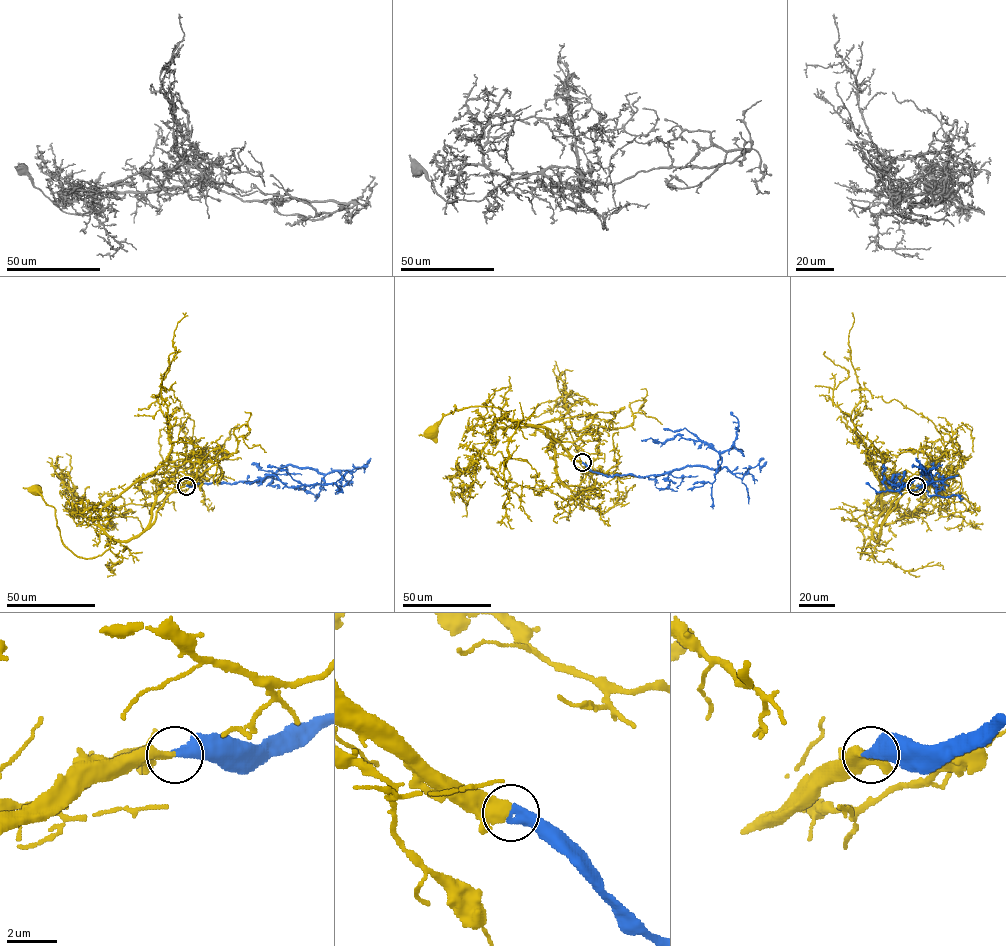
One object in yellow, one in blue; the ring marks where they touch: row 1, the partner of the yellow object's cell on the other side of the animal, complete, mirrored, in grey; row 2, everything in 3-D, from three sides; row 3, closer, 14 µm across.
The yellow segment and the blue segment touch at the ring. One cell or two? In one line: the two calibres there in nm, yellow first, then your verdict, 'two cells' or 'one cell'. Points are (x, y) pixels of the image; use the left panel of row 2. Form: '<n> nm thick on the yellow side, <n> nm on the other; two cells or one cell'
400 nm thick on the yellow side, 440 nm on the other; one cell

